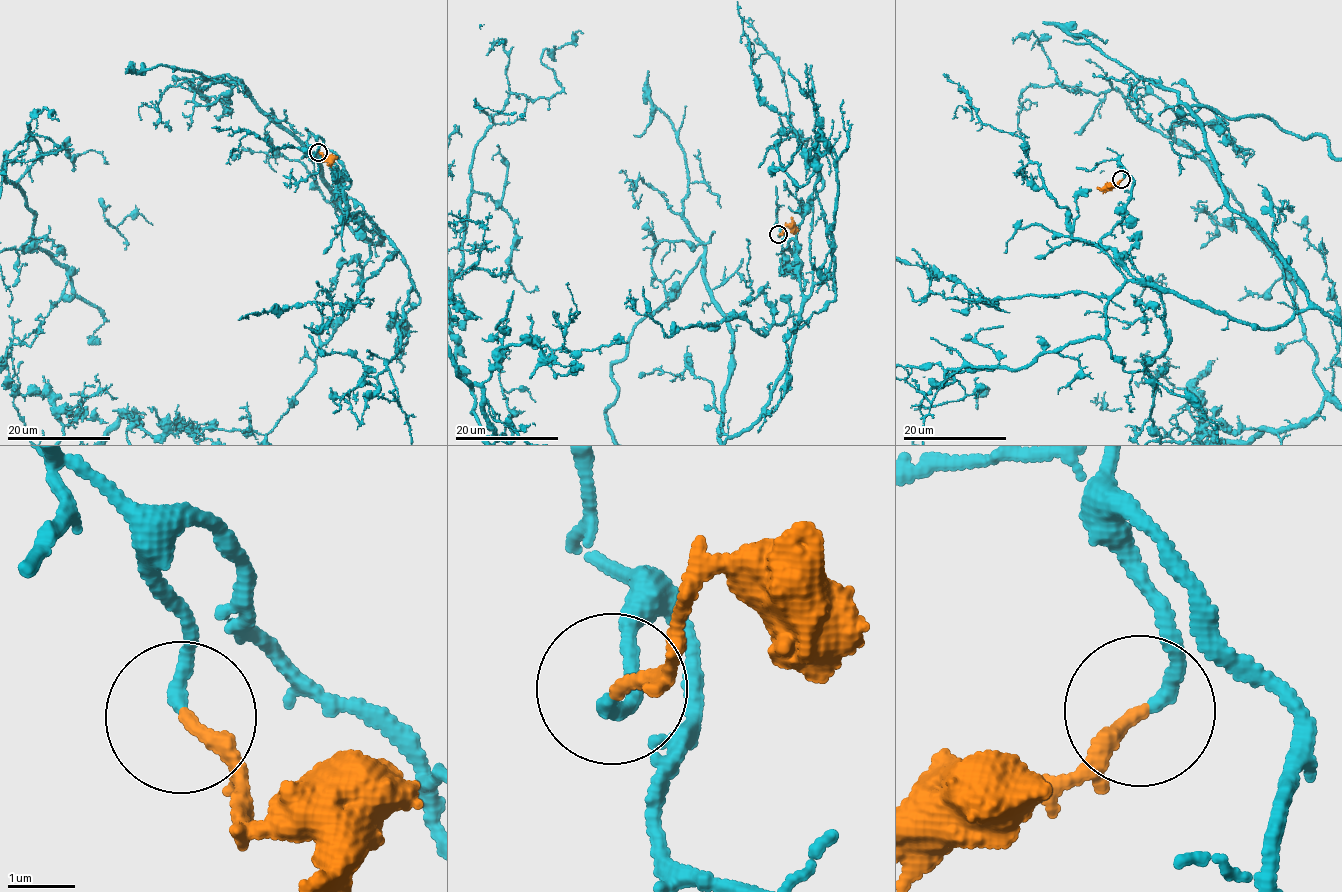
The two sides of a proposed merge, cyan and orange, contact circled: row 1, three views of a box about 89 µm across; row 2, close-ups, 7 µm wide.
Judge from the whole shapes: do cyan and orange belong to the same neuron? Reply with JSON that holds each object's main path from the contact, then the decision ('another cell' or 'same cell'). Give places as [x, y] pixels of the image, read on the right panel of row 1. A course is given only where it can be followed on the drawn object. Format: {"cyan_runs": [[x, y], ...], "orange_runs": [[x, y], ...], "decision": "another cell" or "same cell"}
{"orange_runs": [[1121, 180], [1115, 185], [1102, 189], [1097, 187]], "decision": "same cell"}

